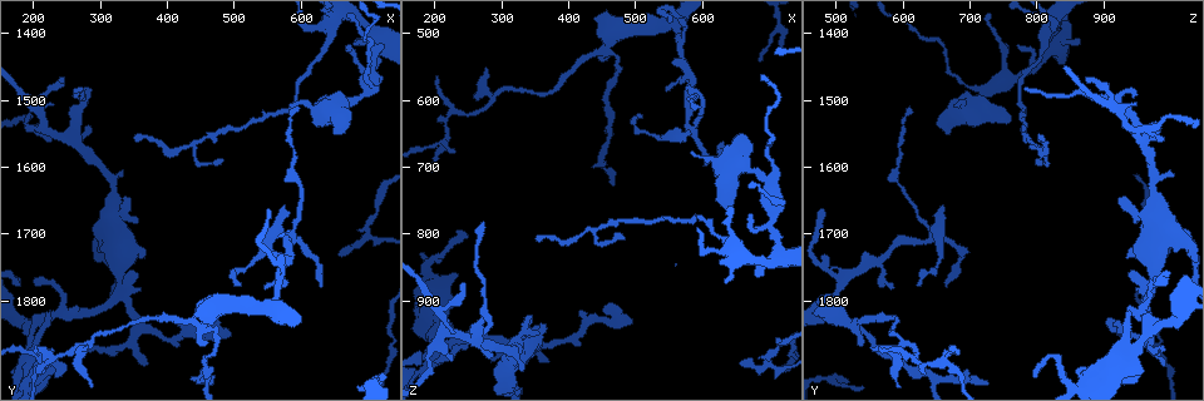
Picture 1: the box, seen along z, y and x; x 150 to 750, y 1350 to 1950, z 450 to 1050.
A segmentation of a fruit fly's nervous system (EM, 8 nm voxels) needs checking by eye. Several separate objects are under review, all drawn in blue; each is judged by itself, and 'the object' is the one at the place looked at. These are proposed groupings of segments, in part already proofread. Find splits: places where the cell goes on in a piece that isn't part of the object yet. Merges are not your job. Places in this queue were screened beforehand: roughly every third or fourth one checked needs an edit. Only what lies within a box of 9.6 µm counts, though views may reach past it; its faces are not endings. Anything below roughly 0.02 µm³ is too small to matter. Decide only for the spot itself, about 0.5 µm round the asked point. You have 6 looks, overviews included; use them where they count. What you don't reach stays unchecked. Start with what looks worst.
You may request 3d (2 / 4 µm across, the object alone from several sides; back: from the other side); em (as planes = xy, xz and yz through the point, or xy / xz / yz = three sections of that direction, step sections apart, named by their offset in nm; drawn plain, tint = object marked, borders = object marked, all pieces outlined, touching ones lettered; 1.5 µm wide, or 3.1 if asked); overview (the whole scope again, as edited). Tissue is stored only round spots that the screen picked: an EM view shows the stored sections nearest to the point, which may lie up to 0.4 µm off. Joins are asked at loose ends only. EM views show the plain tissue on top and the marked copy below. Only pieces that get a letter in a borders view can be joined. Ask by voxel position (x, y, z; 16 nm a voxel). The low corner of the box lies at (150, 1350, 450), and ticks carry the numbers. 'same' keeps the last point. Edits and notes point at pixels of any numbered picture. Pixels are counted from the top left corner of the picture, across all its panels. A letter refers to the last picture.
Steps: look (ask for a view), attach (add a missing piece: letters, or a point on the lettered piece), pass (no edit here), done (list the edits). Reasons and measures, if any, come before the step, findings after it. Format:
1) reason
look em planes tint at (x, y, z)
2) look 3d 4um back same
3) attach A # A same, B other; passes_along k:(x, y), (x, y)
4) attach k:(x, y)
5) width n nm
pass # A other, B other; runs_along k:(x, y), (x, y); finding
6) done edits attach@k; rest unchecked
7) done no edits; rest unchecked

an open end
look 3d 4um at (250, 1465, 870)

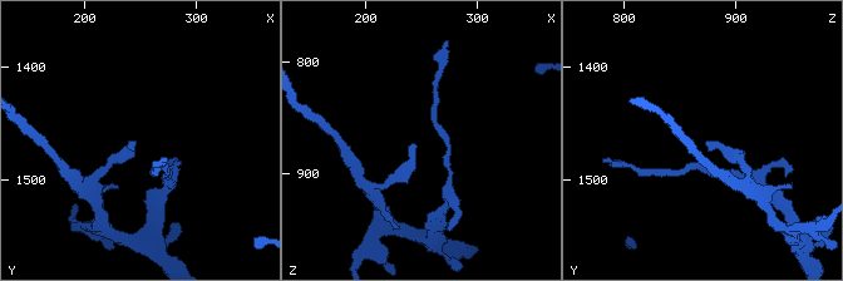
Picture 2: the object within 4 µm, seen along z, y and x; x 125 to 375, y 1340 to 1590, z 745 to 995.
need the tissue
look em xy step 8 borders at (250, 1470, 874)

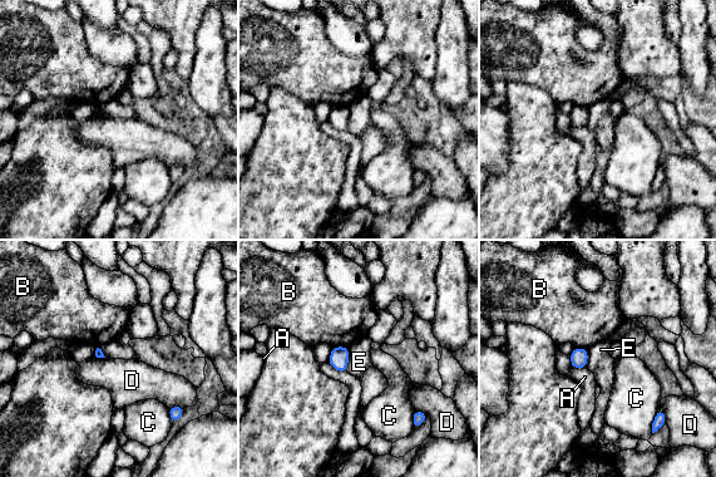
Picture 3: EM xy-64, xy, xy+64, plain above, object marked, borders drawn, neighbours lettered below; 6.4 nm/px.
pass # A other, B other, C other, D other, E other; border 3:(347, 347), (349, 355), (345, 370); no lettered piece goes on from it

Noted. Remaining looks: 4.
branch stops here
look em planes tint at (330, 1610, 1000)

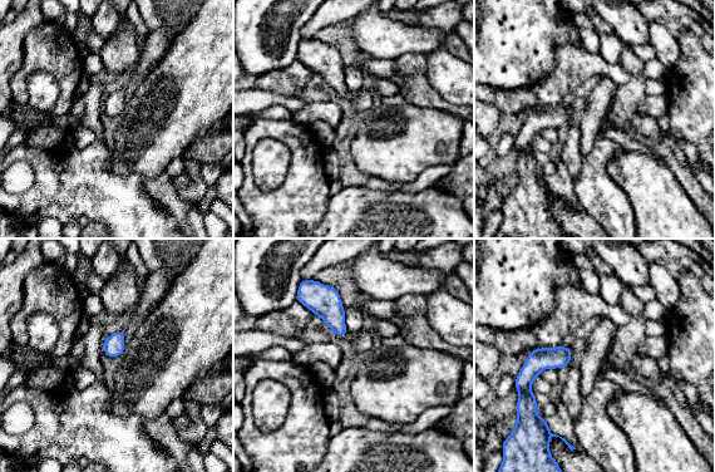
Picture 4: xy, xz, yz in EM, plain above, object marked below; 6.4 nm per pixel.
look em planes borders same

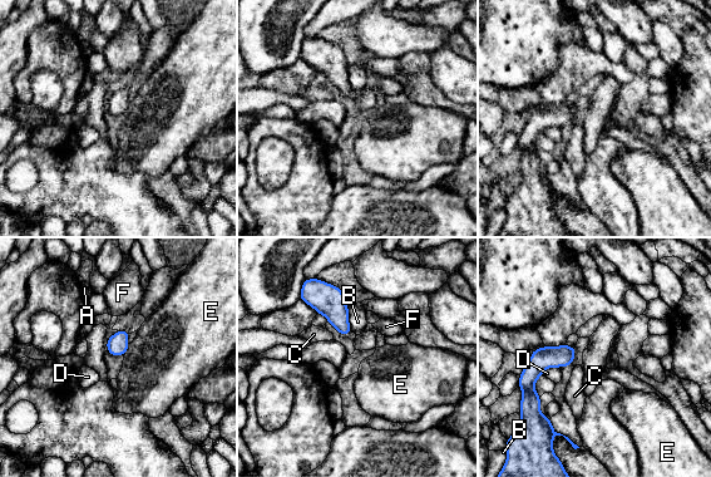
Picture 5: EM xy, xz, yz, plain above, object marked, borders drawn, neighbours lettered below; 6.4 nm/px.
pass # A other, B other, C other, D other, E other, F other; border 5:(129, 344), (124, 353); no lettered piece goes on from it

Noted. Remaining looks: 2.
tapers out
look em planes tint at (230, 1875, 675)

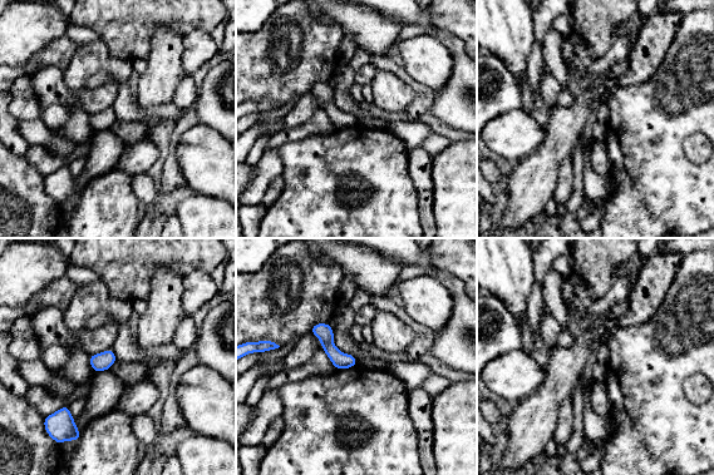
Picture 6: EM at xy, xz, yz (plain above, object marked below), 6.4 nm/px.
see the neighbours
look em planes borders same

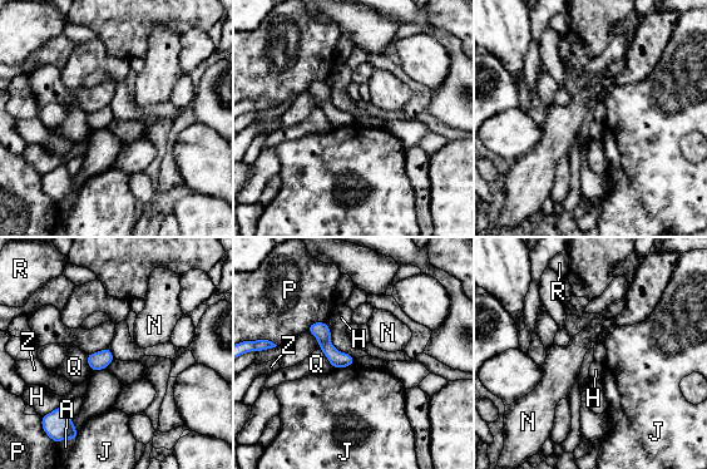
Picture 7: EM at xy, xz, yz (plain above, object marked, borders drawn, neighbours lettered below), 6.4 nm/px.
width 110 nm
pass # A other, H other, J other, N other, P other, Q other, R other, Z other; border 7:(327, 325), (330, 342), (355, 359); no lettered piece goes on from it

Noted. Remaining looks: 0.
done no edits; rest unchecked

